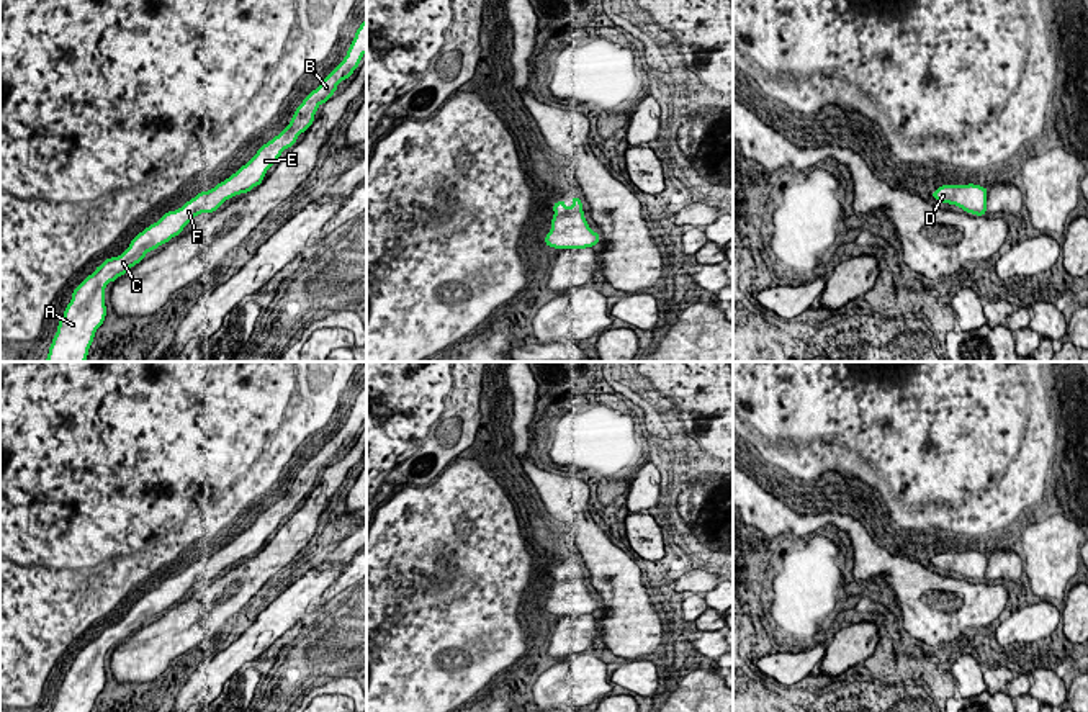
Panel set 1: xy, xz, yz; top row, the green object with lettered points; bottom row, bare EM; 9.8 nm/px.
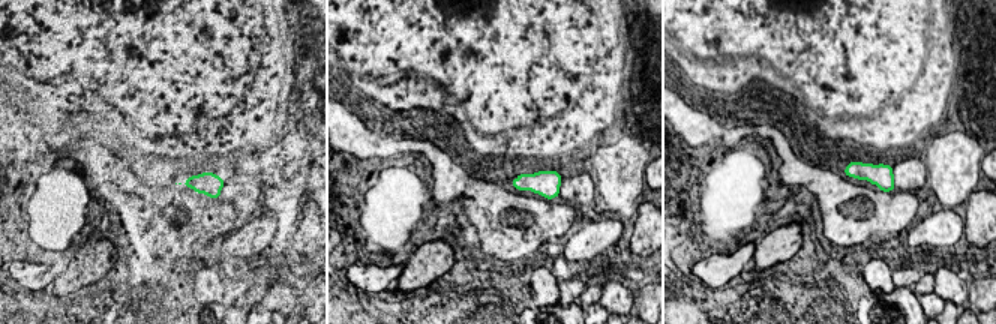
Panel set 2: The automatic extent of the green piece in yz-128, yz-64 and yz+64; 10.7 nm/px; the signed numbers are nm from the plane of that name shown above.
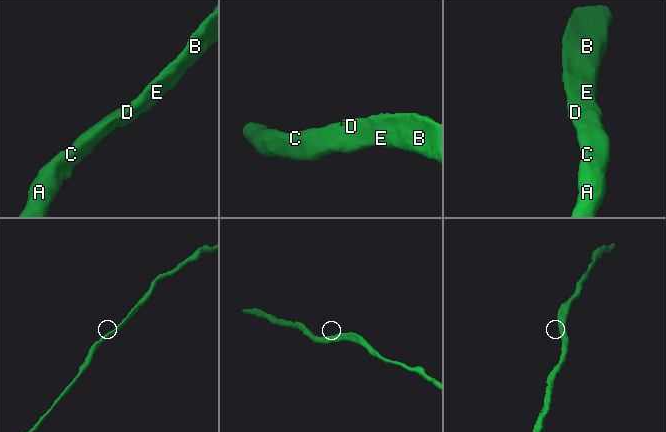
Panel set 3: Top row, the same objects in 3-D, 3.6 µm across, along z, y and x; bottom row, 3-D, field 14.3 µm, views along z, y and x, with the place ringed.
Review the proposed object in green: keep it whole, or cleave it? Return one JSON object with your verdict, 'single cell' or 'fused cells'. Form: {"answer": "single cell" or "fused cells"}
{"answer": "single cell"}

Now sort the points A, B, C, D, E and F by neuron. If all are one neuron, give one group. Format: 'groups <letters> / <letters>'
groups A B C D E F

